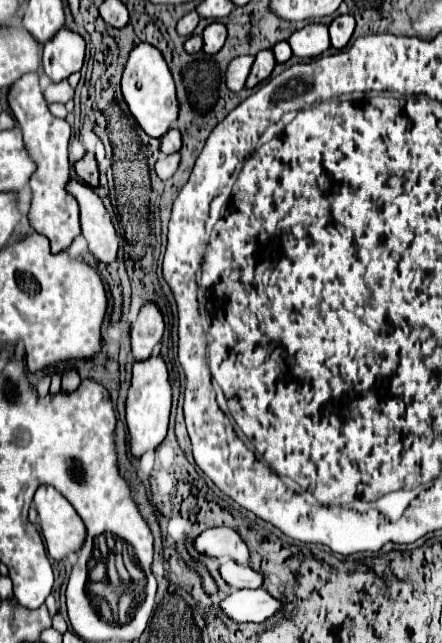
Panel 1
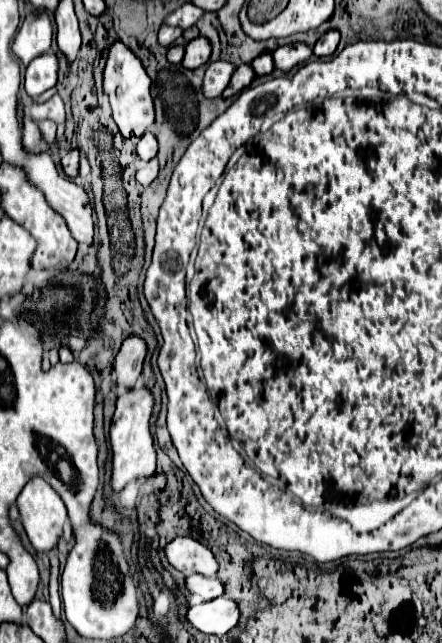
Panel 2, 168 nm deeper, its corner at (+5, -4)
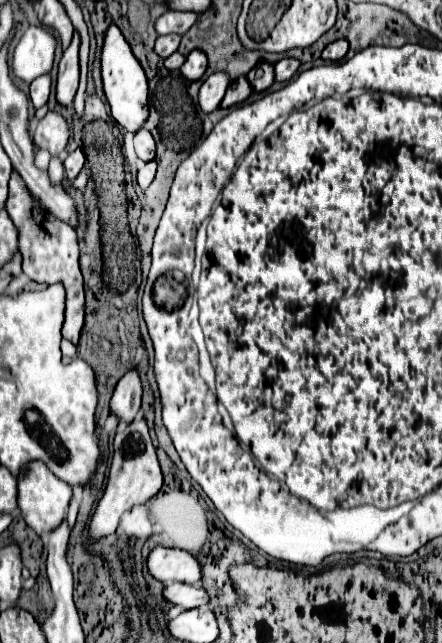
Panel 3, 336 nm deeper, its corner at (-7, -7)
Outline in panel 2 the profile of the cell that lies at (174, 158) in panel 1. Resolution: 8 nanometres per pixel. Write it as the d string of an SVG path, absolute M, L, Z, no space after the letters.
M150 159L148 163L144 163L144 165L142 165L142 169L138 169L136 179L138 179L138 183L140 183L140 185L148 187L148 185L158 177L158 171L160 171L158 161L156 161L156 159Z

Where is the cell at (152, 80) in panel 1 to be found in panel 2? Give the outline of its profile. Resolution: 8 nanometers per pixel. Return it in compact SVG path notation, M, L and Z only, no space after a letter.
M116 41L110 47L110 57L106 61L106 69L104 69L104 89L110 97L110 105L112 105L112 113L114 113L114 121L120 129L120 133L130 139L136 137L140 139L150 125L154 125L154 99L152 99L152 79L148 77L142 61L120 41Z

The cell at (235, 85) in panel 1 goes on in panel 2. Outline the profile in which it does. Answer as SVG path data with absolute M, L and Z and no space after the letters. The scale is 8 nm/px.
M216 61L210 63L206 75L204 75L204 95L206 97L220 97L224 87L228 87L232 73L234 73L234 65L228 61Z

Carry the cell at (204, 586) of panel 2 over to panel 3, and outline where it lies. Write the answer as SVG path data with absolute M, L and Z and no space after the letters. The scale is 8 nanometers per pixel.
M166 584L162 590L162 598L168 604L174 606L182 606L182 608L196 608L202 604L208 604L208 594L204 594L204 588L196 588L196 586L188 586L188 584Z

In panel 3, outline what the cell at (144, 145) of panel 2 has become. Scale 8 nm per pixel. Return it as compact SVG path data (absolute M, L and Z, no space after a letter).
M140 128L140 132L134 134L134 152L136 152L136 156L144 162L150 162L156 156L154 148L156 148L156 144L154 144L152 134L146 128Z

